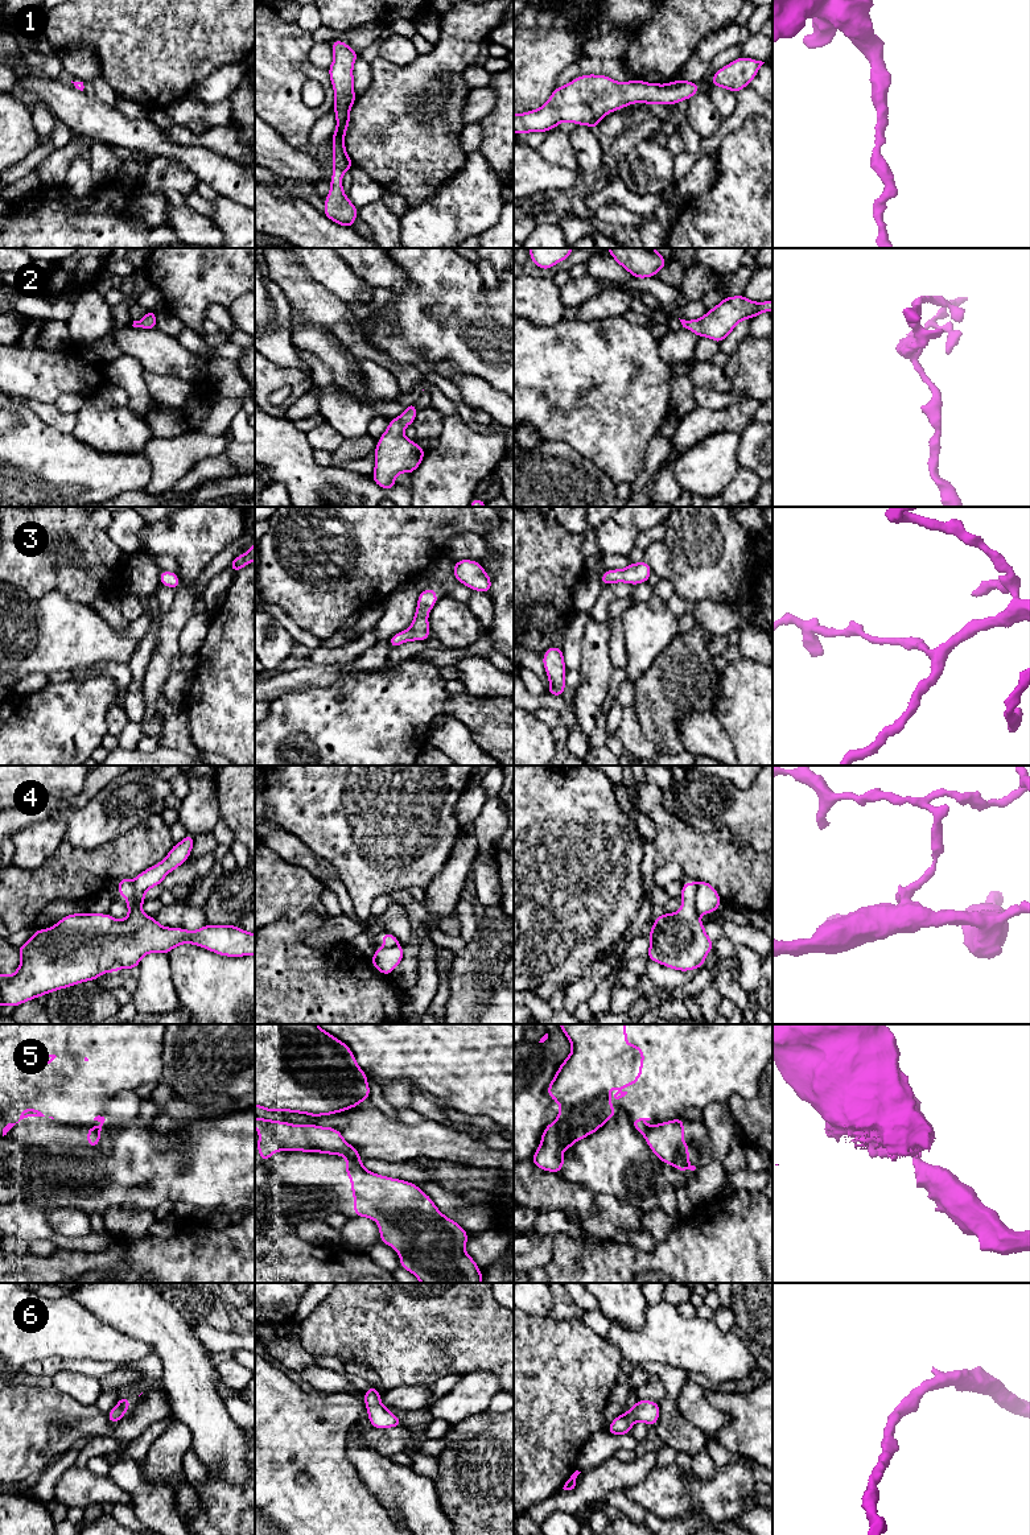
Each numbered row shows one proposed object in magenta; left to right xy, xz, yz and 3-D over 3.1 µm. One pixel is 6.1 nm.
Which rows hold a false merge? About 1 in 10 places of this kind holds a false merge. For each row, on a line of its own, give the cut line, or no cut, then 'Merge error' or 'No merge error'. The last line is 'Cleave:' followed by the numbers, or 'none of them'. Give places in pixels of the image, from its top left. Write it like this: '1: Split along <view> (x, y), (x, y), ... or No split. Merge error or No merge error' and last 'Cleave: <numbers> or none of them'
1: No split. No merge error
2: No split. No merge error
3: No split. No merge error
4: Split along xy (131, 890), (128, 903), (140, 907). Merge error
5: Split along xz (346, 1156), (359, 1159). Merge error
6: No split. No merge error
Cleave: 4, 5

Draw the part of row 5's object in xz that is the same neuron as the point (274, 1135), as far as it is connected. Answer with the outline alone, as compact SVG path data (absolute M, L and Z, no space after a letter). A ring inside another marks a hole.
M256 1117L255 1127L259 1130L258 1151L263 1163L276 1151L320 1152L360 1159L358 1150L333 1127L298 1126Z

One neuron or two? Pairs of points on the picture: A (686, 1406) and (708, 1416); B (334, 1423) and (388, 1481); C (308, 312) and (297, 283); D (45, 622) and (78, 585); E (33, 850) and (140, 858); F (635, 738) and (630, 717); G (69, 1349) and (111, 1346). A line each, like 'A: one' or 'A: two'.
A: one
B: two
C: one
D: two
E: two
F: one
G: one

